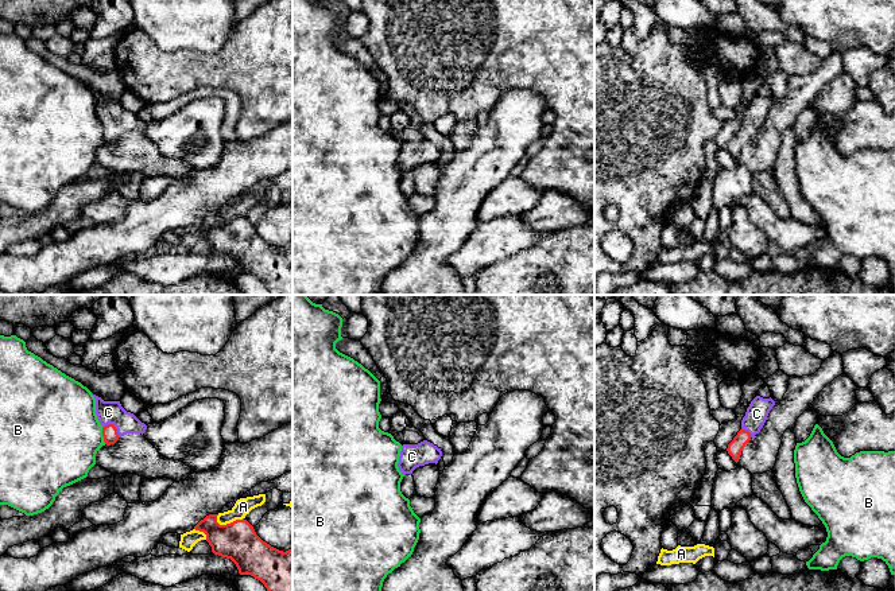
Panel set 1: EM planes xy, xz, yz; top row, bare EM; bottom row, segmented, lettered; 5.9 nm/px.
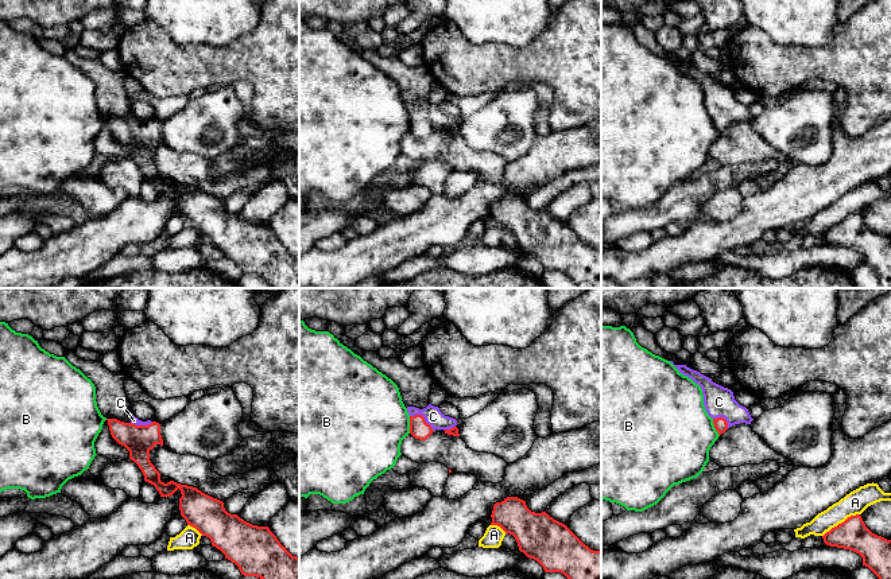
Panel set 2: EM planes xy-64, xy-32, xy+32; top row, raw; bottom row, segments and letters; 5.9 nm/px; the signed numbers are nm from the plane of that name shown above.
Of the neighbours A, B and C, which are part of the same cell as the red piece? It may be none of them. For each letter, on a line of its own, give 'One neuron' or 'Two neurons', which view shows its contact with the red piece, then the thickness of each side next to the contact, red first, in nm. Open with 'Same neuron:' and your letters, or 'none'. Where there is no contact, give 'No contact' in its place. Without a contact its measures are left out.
Same neuron: C
A: Two neurons. Touches red in xy. Thickness 220 nm (red) against 100 nm
B: Two neurons. Touches red in xy. Thickness 90 nm (red) against 480 nm
C: One neuron. Touches red in xy. Thickness 90 nm (red) against 140 nm

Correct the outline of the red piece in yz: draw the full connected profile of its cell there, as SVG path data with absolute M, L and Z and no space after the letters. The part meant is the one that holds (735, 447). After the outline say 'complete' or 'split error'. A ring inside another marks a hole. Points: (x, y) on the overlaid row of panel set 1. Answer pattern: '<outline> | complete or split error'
M756 396L751 401L749 407L747 408L745 416L741 420L741 429L737 432L737 435L727 448L728 454L736 463L739 462L745 444L763 428L767 416L774 405L775 401L771 397L763 398L760 396Z | split error

